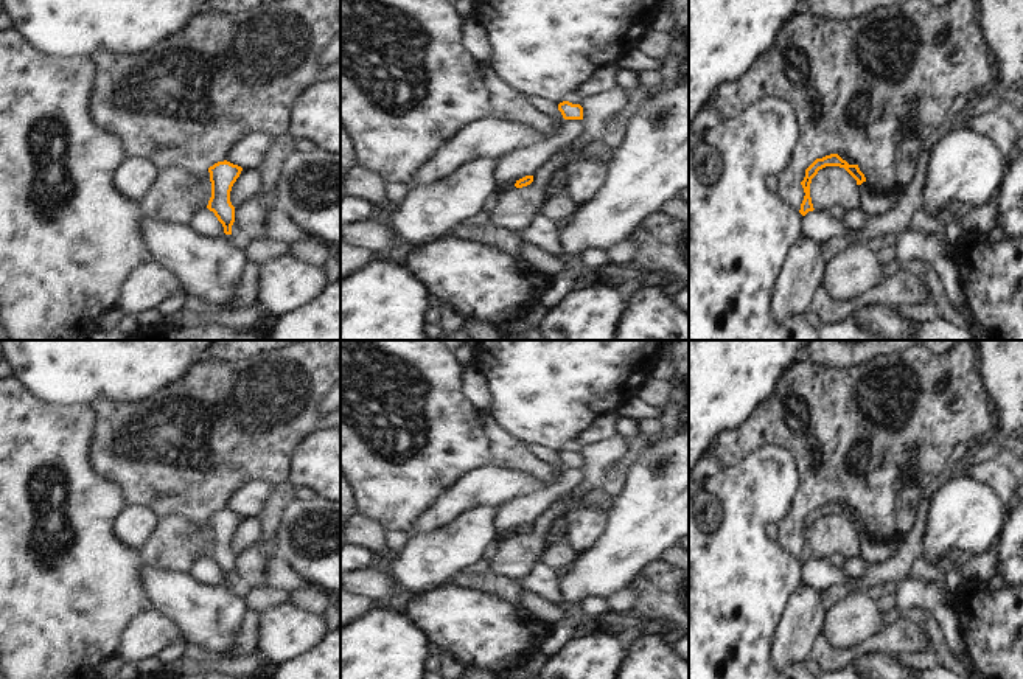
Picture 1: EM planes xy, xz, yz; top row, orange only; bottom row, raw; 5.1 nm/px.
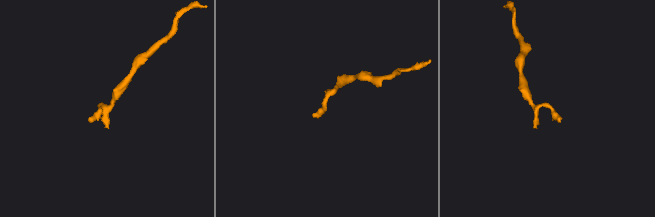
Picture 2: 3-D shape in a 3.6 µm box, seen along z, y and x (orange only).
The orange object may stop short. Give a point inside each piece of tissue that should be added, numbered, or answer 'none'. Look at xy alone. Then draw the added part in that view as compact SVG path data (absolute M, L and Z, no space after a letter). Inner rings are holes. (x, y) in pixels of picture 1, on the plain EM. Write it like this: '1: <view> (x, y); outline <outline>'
1: xy (210, 617); outline M148 564L140 567L140 581L149 608L180 629L187 646L202 646L211 659L236 659L233 645L247 611L235 583L208 587L187 572Z

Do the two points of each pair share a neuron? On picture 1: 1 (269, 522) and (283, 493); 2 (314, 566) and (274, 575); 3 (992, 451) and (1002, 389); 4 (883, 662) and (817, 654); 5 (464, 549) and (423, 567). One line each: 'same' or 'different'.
1: same
2: different
3: same
4: different
5: same

